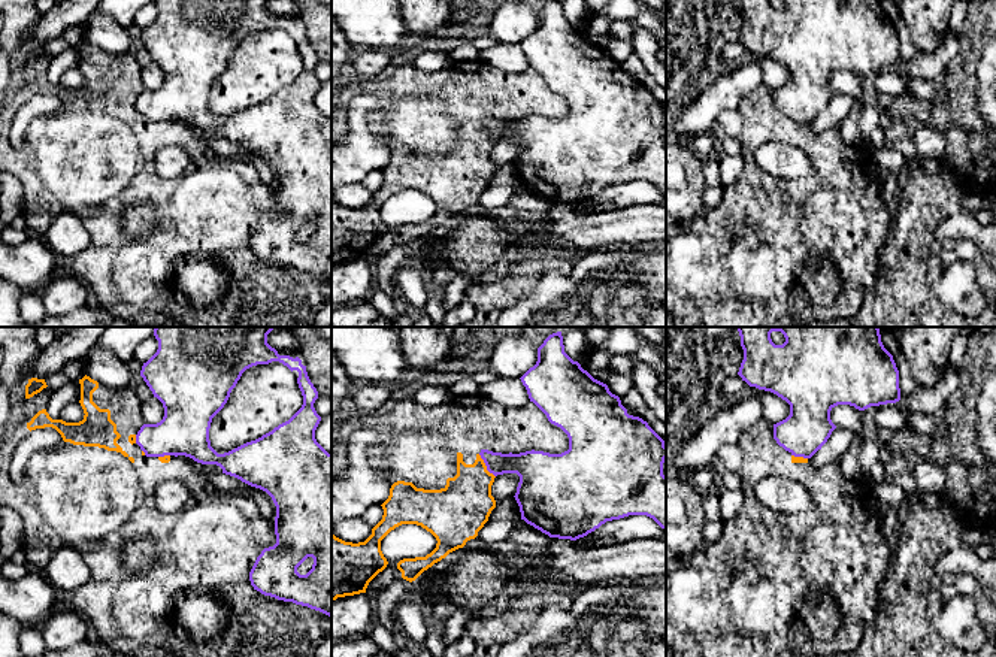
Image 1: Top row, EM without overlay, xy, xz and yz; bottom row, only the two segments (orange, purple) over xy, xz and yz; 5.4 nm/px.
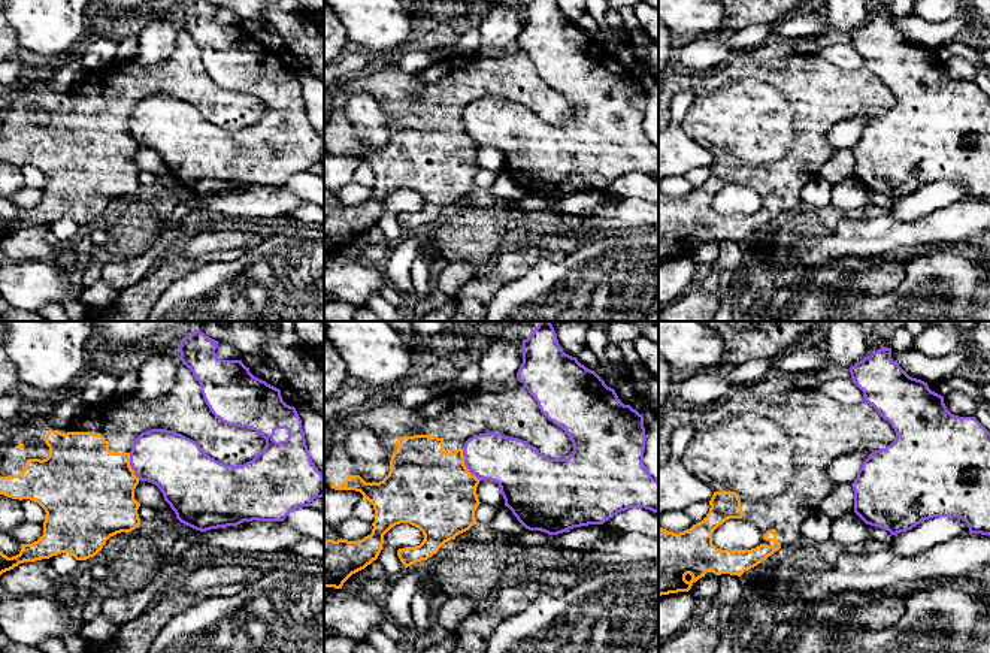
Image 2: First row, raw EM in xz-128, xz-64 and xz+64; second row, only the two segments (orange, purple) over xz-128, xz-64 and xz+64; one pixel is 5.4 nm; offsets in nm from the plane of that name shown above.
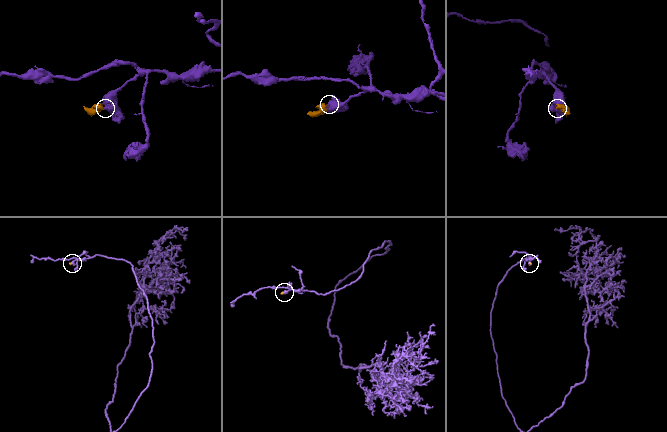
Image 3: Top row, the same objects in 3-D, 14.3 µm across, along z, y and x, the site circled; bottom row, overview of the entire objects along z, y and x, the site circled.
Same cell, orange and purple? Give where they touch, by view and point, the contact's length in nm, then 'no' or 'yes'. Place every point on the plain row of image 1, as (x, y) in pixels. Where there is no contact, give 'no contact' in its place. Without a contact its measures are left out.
contact xz (486, 132); length 160 nm; no

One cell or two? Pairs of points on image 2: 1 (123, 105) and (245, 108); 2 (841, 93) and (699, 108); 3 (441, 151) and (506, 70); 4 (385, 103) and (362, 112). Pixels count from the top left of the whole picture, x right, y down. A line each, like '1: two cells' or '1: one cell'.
1: one cell
2: one cell
3: one cell
4: two cells

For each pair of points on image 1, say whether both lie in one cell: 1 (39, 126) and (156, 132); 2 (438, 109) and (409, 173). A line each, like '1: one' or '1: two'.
1: one
2: one

